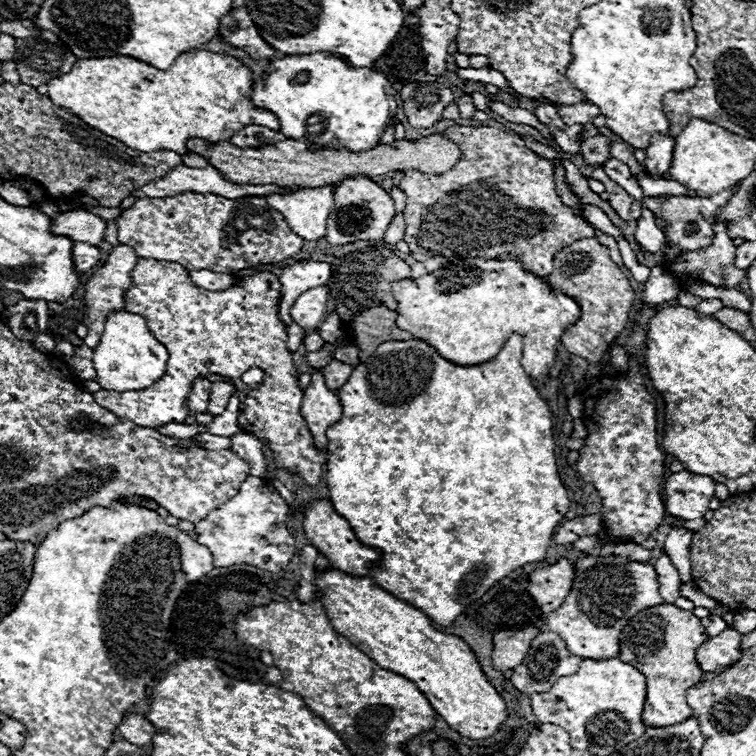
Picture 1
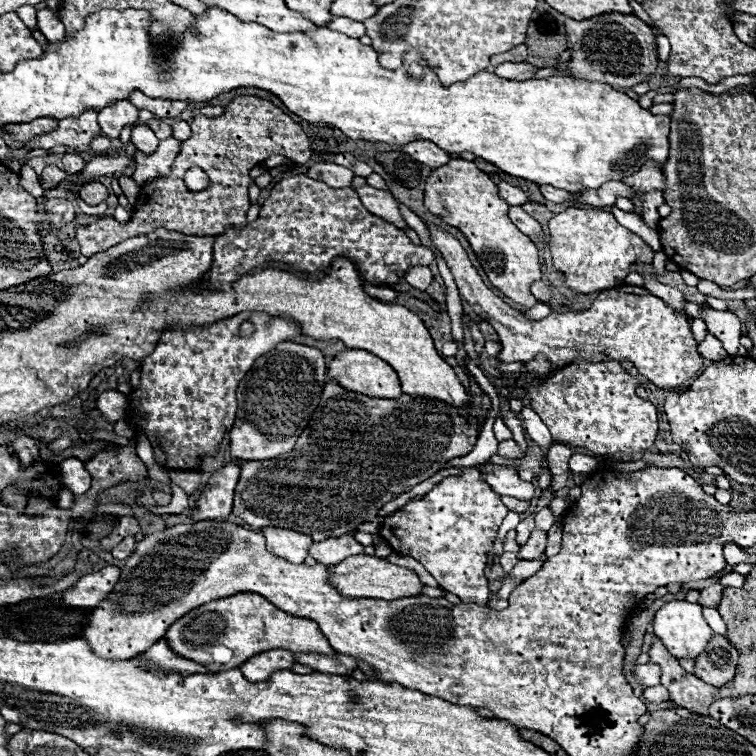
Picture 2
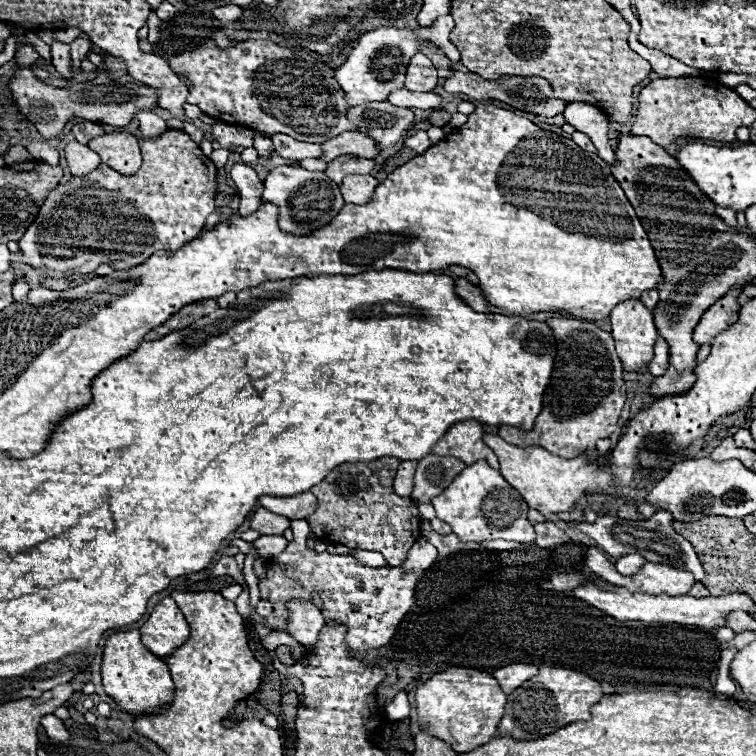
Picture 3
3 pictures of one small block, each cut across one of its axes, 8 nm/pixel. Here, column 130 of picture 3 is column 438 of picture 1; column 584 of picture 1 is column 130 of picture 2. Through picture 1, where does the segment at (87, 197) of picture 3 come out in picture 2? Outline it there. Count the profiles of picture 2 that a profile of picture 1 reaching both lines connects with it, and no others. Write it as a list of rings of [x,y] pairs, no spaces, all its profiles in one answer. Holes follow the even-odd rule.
[[[236,96],[226,106],[224,116],[194,116],[192,136],[182,142],[170,176],[142,186],[134,216],[128,224],[118,224],[114,218],[104,218],[90,226],[76,228],[82,254],[92,256],[104,252],[128,238],[152,232],[156,228],[176,230],[192,236],[218,236],[228,228],[244,228],[246,212],[250,208],[248,188],[252,184],[248,174],[256,164],[264,162],[272,154],[294,158],[296,164],[306,164],[310,160],[310,142],[302,126],[272,102],[256,96]],[[192,166],[200,166],[210,178],[210,186],[202,192],[190,192],[182,182],[184,172]]]

